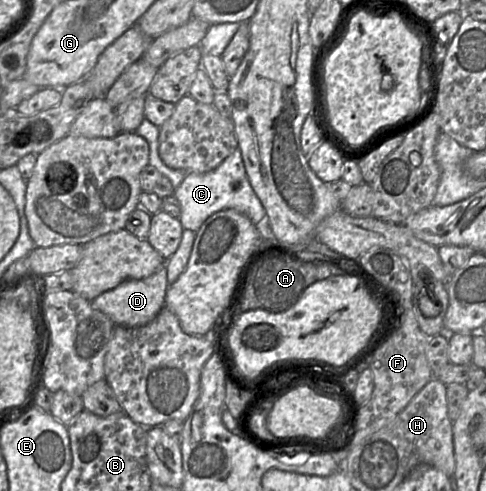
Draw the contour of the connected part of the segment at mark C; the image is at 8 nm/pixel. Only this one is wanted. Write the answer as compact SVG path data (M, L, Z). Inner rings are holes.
M238 147L214 170L188 173L175 189L174 195L181 204L180 221L183 228L194 232L199 230L208 217L223 209L238 210L248 216L254 224L266 216L265 208L250 184L242 153Z

